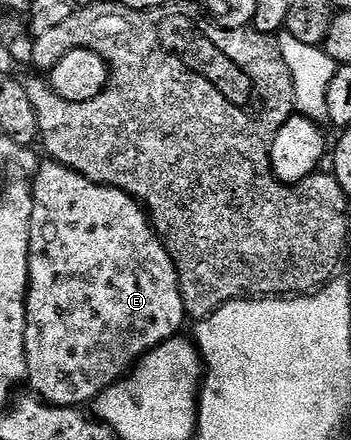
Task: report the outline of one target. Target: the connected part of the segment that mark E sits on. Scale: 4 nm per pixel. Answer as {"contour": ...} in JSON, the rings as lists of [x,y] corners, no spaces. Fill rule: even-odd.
{"contour":[[[53,160],[43,161],[33,180],[34,210],[30,222],[30,270],[28,271],[28,309],[26,310],[26,366],[27,383],[32,384],[31,391],[48,404],[57,404],[60,408],[84,406],[95,401],[113,382],[119,380],[135,365],[140,357],[151,348],[156,348],[181,331],[186,321],[184,299],[180,293],[180,279],[176,273],[176,264],[170,258],[168,247],[152,227],[152,221],[139,200],[122,190],[108,184],[96,184],[70,167]]]}

